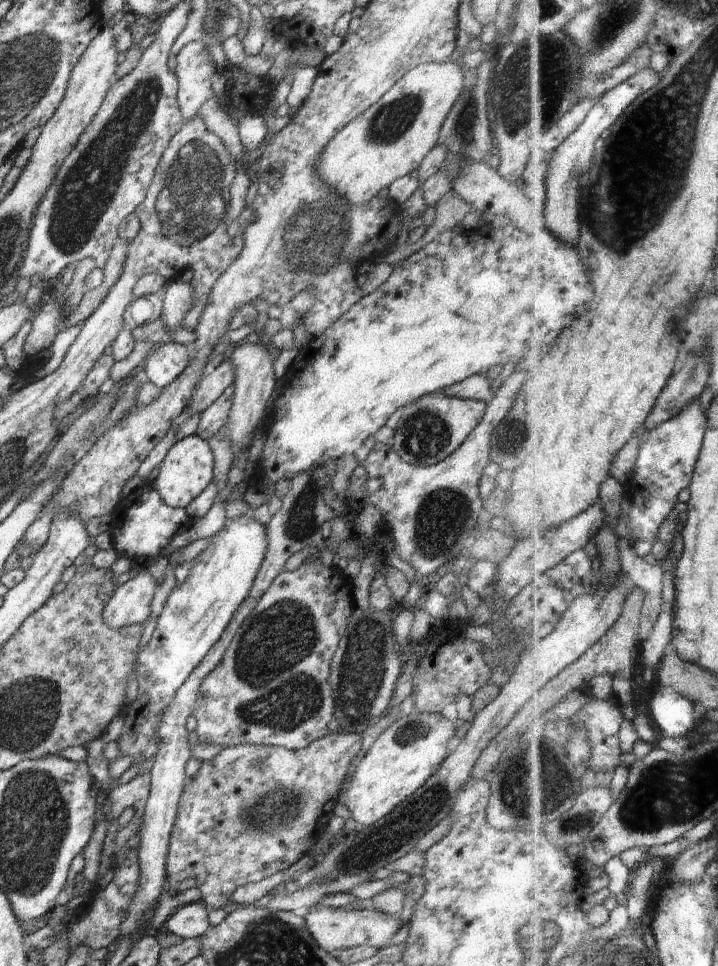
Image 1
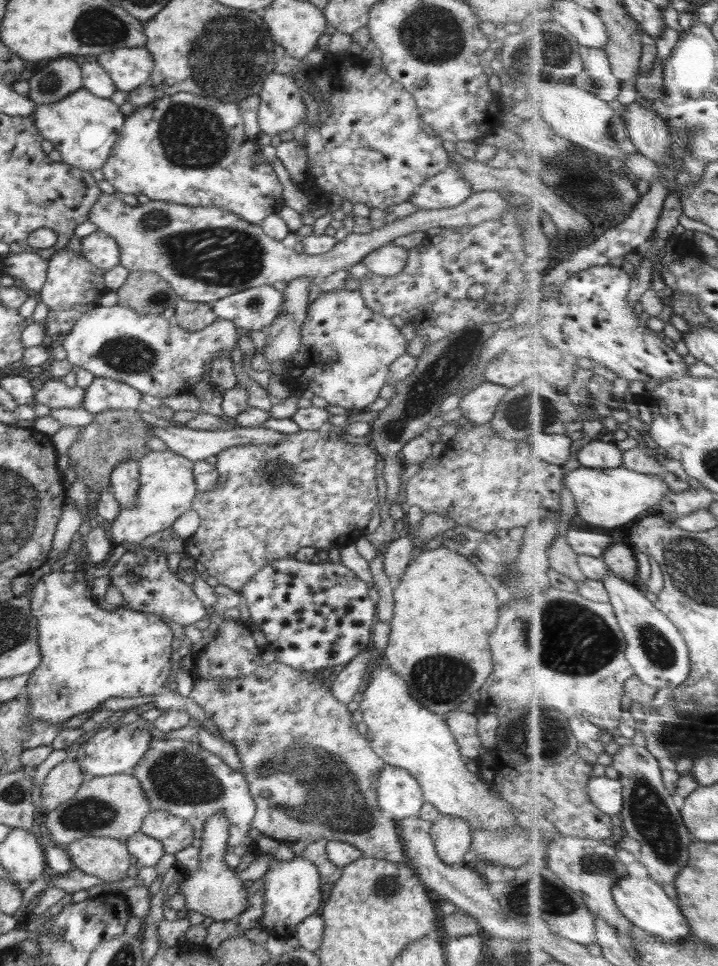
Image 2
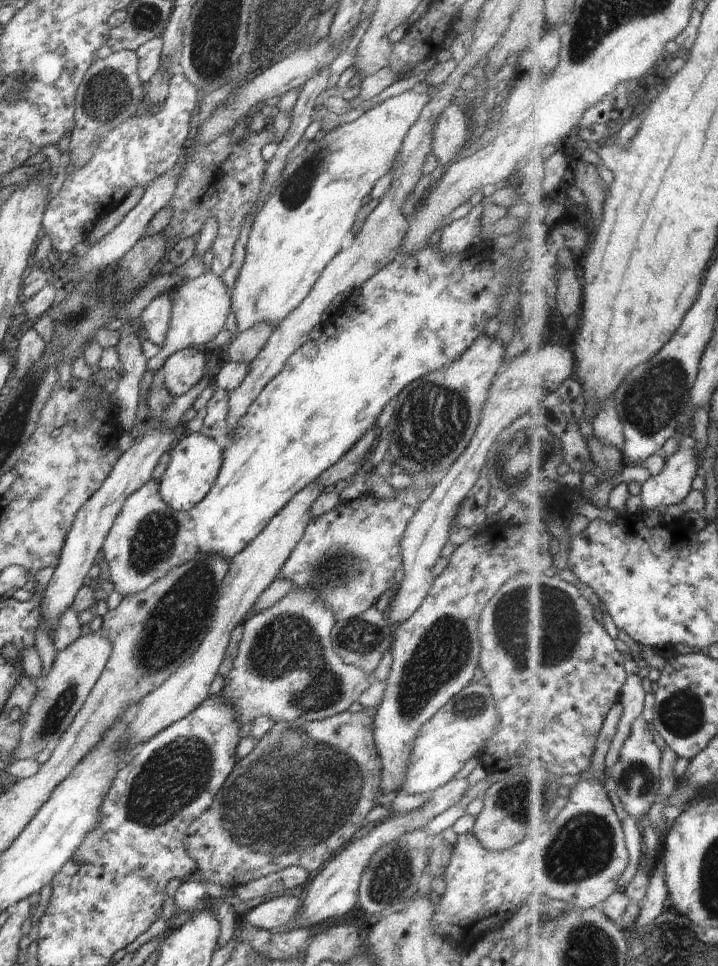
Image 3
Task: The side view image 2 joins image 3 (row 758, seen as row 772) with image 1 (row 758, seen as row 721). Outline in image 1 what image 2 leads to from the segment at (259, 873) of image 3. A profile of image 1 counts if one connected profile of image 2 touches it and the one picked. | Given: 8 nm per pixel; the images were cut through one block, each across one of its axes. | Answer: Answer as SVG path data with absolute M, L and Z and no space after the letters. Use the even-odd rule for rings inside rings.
M330 732L324 738L312 742L306 748L292 750L284 746L260 746L260 745L240 745L224 747L224 750L206 761L206 764L196 772L195 775L187 777L183 784L183 793L181 794L178 810L176 815L176 822L172 827L172 832L169 840L169 849L166 859L166 880L168 880L170 894L178 895L188 888L198 888L202 895L201 901L211 910L224 908L228 903L232 902L232 895L236 892L237 888L243 887L248 883L255 883L270 878L277 872L286 871L289 866L300 860L302 856L310 853L310 850L319 840L320 836L324 834L328 826L328 822L333 816L336 798L338 797L338 790L344 776L348 771L348 766L360 752L362 748L362 735L360 734L346 734L346 732Z

